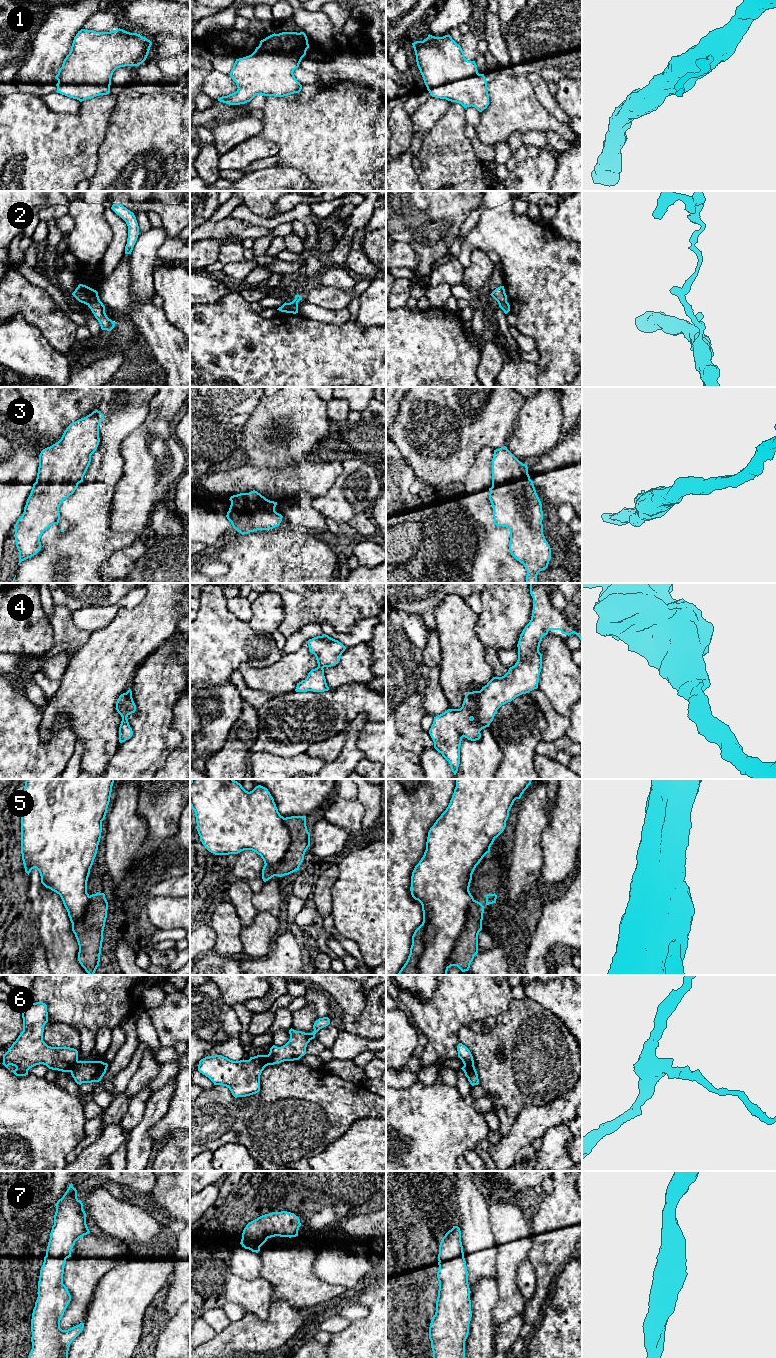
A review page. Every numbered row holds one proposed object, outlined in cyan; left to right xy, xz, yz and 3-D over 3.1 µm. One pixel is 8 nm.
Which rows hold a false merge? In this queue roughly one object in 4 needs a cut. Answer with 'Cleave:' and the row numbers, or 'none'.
Cleave: 2, 5, 6

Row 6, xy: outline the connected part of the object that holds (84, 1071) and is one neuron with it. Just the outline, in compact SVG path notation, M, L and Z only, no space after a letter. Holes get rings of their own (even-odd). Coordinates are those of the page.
M78 1061L71 1071L75 1082L92 1083L101 1081L106 1073L108 1064L102 1061Z

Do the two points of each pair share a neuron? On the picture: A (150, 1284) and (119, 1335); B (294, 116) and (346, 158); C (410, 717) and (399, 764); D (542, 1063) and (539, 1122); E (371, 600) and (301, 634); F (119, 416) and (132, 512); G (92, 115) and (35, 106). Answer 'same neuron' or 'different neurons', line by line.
A: same neuron
B: same neuron
C: same neuron
D: different neurons
E: different neurons
F: different neurons
G: same neuron

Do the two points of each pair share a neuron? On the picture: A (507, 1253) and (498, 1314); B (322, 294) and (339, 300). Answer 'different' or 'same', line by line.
A: same
B: same

